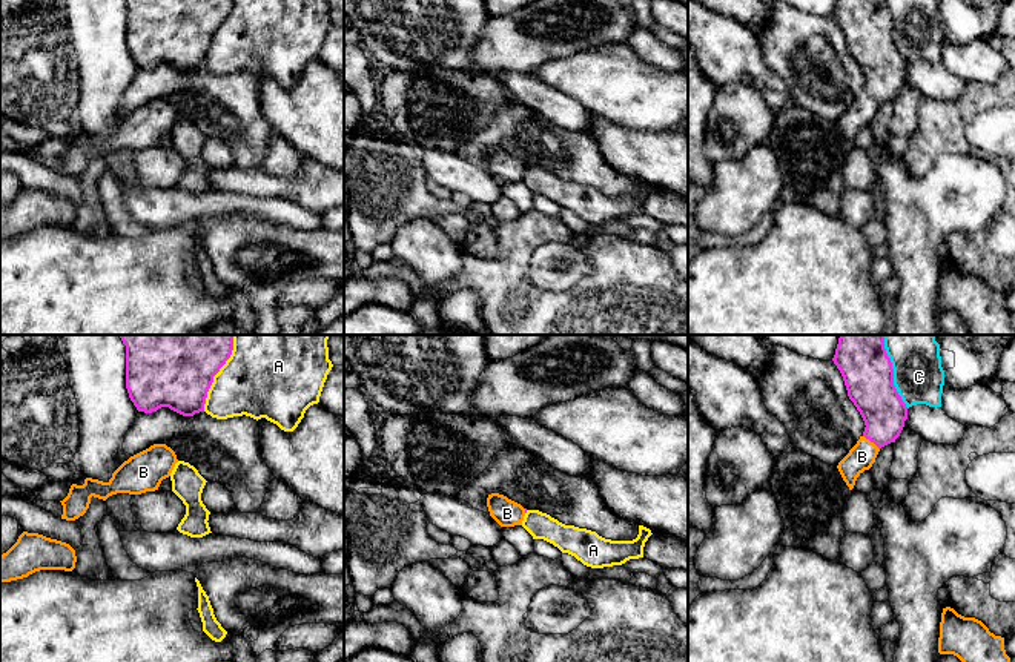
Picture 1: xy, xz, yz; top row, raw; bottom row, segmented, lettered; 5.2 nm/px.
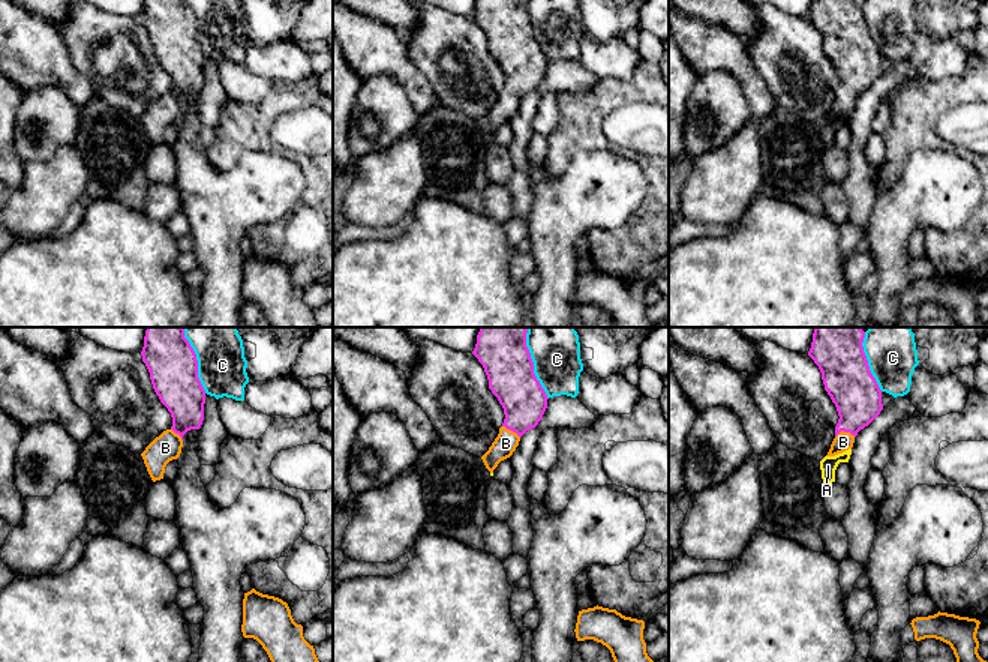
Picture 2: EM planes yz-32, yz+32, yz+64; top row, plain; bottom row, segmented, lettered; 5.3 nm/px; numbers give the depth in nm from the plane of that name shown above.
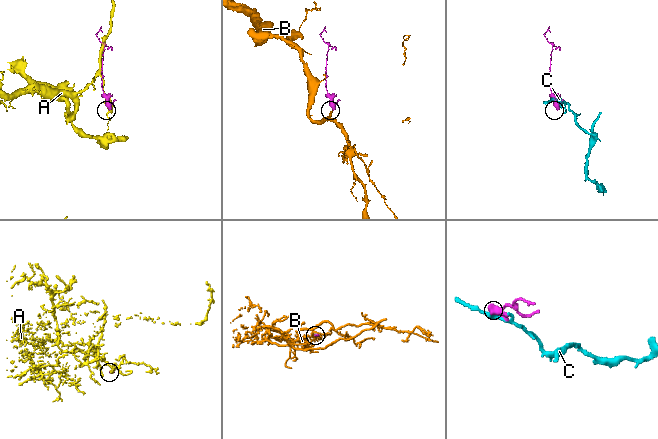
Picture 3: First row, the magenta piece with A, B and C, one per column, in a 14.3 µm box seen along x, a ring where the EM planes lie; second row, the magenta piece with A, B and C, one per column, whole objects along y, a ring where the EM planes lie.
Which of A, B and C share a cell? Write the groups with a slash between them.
A / B / C

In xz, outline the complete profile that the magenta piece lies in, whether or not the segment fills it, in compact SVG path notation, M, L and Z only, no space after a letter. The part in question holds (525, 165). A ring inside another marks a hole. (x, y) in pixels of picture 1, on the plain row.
M499 149L488 151L487 163L488 163L490 172L501 183L522 181L524 172L527 169L527 164L524 164L521 160Z

